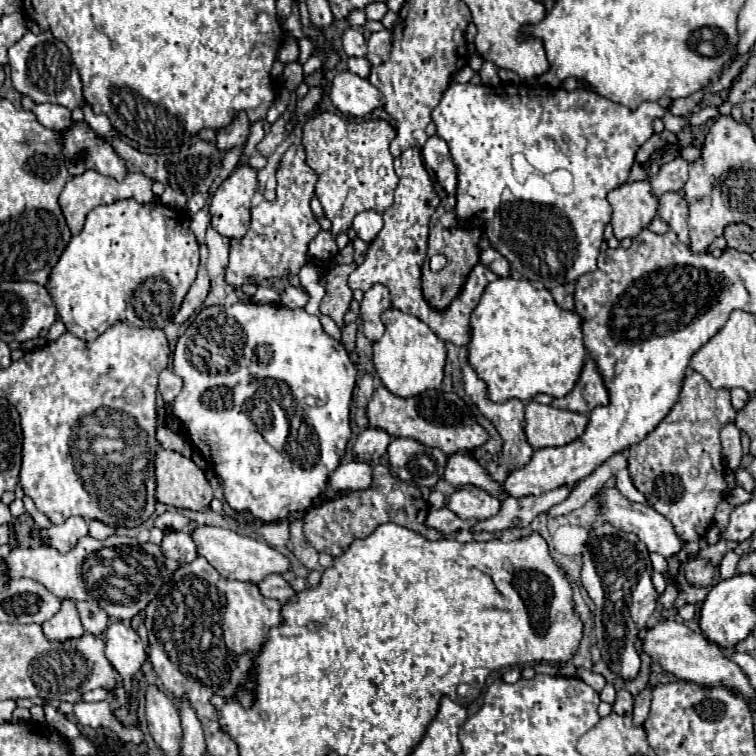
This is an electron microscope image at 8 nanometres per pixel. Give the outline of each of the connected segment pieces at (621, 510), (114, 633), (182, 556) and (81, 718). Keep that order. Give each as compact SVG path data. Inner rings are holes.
M616 488L606 490L606 496L600 500L600 516L602 516L602 520L610 522L612 526L616 526L624 532L634 532L648 546L650 552L658 552L664 558L678 554L684 546L682 538L676 534L676 530L674 530L672 522L668 522L668 518L664 518L662 514L658 514L656 510L652 510L646 504L632 504Z
M114 622L106 630L106 658L122 674L124 688L132 690L132 676L146 662L146 648L130 626Z
M184 530L182 532L166 532L166 536L162 540L162 552L168 558L182 560L184 564L192 562L198 556L198 550L196 550L196 544L192 540L192 534L184 532Z
M76 702L74 704L74 718L78 724L82 726L90 726L90 728L108 728L112 730L122 742L128 744L142 744L144 742L144 734L140 732L140 728L134 728L134 736L128 736L130 730L124 728L114 716L112 710L108 706L108 702Z

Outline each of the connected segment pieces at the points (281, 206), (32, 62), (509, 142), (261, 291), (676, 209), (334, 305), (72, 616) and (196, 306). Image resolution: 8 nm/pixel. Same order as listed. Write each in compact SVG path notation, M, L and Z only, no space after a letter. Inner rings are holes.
M292 144L276 170L276 200L274 202L260 202L258 206L252 208L252 224L242 240L232 240L230 242L230 262L226 266L226 282L234 288L240 288L242 284L256 284L262 280L272 280L272 278L286 278L288 274L298 274L300 268L306 264L306 252L308 252L308 242L320 232L320 224L310 208L310 200L316 196L314 186L316 186L316 172L304 162L304 146L302 144Z
M28 32L22 40L18 40L10 50L10 70L12 84L20 94L28 94L36 104L52 102L66 108L76 108L82 104L82 82L80 74L72 62L70 50L64 42L52 36L52 32L40 32L38 36Z
M454 82L442 96L440 104L434 108L432 112L432 120L438 128L438 136L444 138L450 146L450 154L454 158L454 164L458 168L458 188L456 188L456 198L458 198L458 204L456 204L456 216L460 220L472 220L472 218L478 218L482 220L484 224L484 238L488 238L492 242L492 246L504 254L512 266L512 274L518 274L522 272L522 278L528 278L530 282L538 282L542 284L544 288L552 290L560 284L566 284L566 282L576 282L578 276L586 274L586 272L592 272L596 270L596 258L598 258L598 252L600 252L600 244L602 244L602 232L604 232L604 226L610 222L610 214L612 214L612 208L606 200L606 194L610 190L614 190L616 186L622 186L626 180L628 180L628 174L630 174L630 166L634 162L634 156L636 156L636 150L638 146L642 146L650 136L652 136L652 118L662 118L664 116L664 108L658 104L658 102L642 102L636 110L628 110L626 106L620 106L612 100L606 100L606 98L600 98L596 92L590 92L590 90L574 90L574 92L566 92L564 88L534 88L534 86L526 86L526 84L502 84L502 86L474 86L474 84L458 84ZM528 148L544 148L546 156L542 158L542 166L538 168L540 172L554 172L558 168L566 168L572 178L574 178L574 190L572 194L552 194L550 198L542 198L542 200L534 200L534 198L528 198L528 192L520 194L520 196L512 196L512 198L506 198L506 202L502 200L502 194L504 194L504 188L508 186L508 172L512 172L512 156L516 152L524 154L526 160L528 160Z
M260 284L258 290L256 290L256 294L254 294L254 300L260 302L260 304L268 304L268 302L278 304L278 302L280 302L280 294L278 294L274 288Z
M666 192L664 196L660 196L658 214L676 232L680 242L690 244L690 236L688 236L688 202L680 192Z
M340 264L332 272L328 272L328 284L326 284L326 298L320 304L320 312L326 316L332 316L334 322L344 328L344 314L348 312L352 290L348 288L348 276L356 264Z
M64 600L58 614L54 614L48 622L42 624L42 632L52 642L64 642L72 638L80 638L84 634L84 628L80 624L78 610L72 600Z
M200 246L200 270L198 270L198 276L196 276L194 284L190 286L178 314L174 316L176 324L184 324L188 318L192 318L200 310L200 306L204 304L204 300L210 292L210 278L206 274L206 260L208 260L208 248Z

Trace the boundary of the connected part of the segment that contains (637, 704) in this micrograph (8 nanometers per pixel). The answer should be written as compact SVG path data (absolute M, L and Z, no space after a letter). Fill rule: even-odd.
M648 686L648 690L640 692L640 694L634 698L632 715L635 726L642 726L648 717L648 712L650 712L650 690L652 690L652 686Z

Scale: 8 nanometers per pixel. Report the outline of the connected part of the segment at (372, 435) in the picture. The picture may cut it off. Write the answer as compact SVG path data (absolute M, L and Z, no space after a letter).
M366 428L364 432L360 432L352 444L352 452L356 454L358 460L364 460L364 462L370 462L370 464L376 464L380 460L380 456L386 452L388 444L392 442L394 438L380 430L380 428Z

